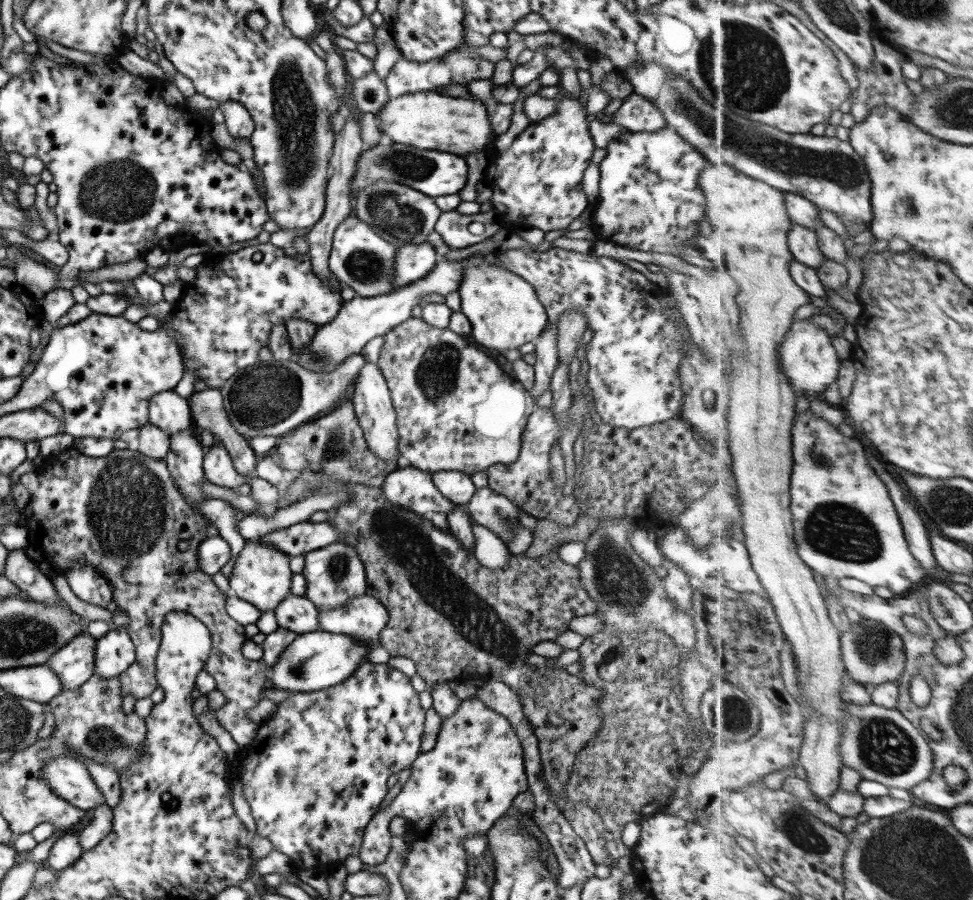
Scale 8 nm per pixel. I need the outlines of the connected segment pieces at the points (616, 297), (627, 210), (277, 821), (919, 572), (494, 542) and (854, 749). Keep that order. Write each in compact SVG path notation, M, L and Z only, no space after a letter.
M531 247L507 250L497 253L495 259L500 267L534 286L538 301L548 314L548 325L559 320L566 311L580 311L584 315L588 322L587 328L594 334L586 345L589 363L587 384L594 397L596 412L603 422L616 428L632 430L680 415L684 393L679 368L683 358L684 337L691 333L678 312L676 298L670 296L668 290L656 286L644 274L616 259L558 247L544 252Z
M673 127L613 138L599 163L599 193L591 216L598 239L638 251L674 255L704 232L706 200L698 179L708 160Z
M364 661L354 672L337 685L330 686L314 692L293 692L294 695L286 701L278 703L279 709L276 715L264 721L256 731L253 742L241 748L241 752L248 758L238 760L238 775L242 784L242 793L250 806L251 816L256 825L259 836L268 838L273 844L273 850L285 854L300 870L318 870L324 872L330 864L342 863L351 854L358 855L363 841L363 834L372 817L380 810L380 805L389 792L388 779L398 775L402 770L411 766L418 759L420 743L425 734L425 709L420 705L418 692L412 686L409 676L386 664L372 664Z
M807 410L804 413L798 414L795 421L795 472L793 473L792 479L792 510L795 514L795 527L796 527L796 538L799 542L799 554L803 558L804 562L808 563L816 572L819 574L832 574L832 576L838 576L838 578L857 578L862 580L870 586L886 586L890 590L894 590L896 594L904 594L908 592L914 584L922 582L924 576L926 576L927 570L920 563L920 560L916 558L914 553L912 553L910 540L907 538L907 530L905 529L903 518L899 513L899 508L896 506L895 500L890 494L890 488L888 484L880 478L880 474L870 466L870 460L866 456L866 443L863 439L858 436L846 437L840 430L838 426L834 426L824 420L824 418L818 418L814 416L812 410Z
M476 521L471 522L475 534L474 555L477 561L486 568L503 568L509 563L511 552L506 544L500 540L497 534L479 525Z
M874 702L867 705L850 703L843 726L841 750L844 765L858 770L864 779L914 792L924 780L928 782L932 778L935 770L936 756L929 739L920 726L898 708L880 706Z

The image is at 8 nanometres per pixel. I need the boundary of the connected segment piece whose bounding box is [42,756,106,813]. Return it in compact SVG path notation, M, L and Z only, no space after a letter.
M52 758L52 762L42 770L42 775L48 787L75 809L91 813L106 804L86 765L73 758Z

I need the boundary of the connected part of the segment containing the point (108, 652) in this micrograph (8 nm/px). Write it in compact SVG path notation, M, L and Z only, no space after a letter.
M110 629L95 643L94 674L112 678L122 674L135 661L135 644L127 629Z

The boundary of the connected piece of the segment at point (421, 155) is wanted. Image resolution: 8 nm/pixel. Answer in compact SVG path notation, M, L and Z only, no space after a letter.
M384 140L372 148L364 149L357 156L350 193L351 197L354 198L352 192L362 192L373 182L383 180L384 182L395 182L409 186L428 197L436 198L437 196L456 194L462 190L468 175L468 163L465 157L437 150L420 150L412 145Z

